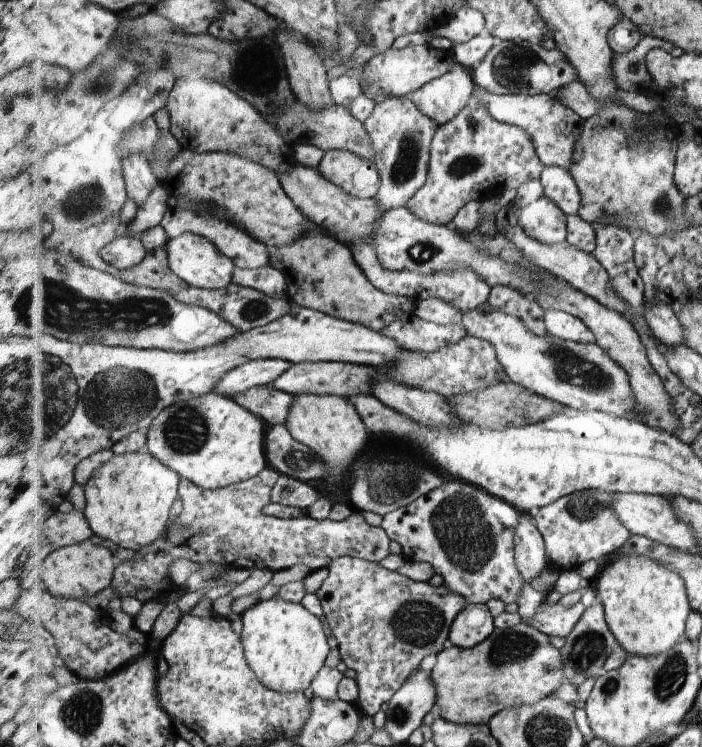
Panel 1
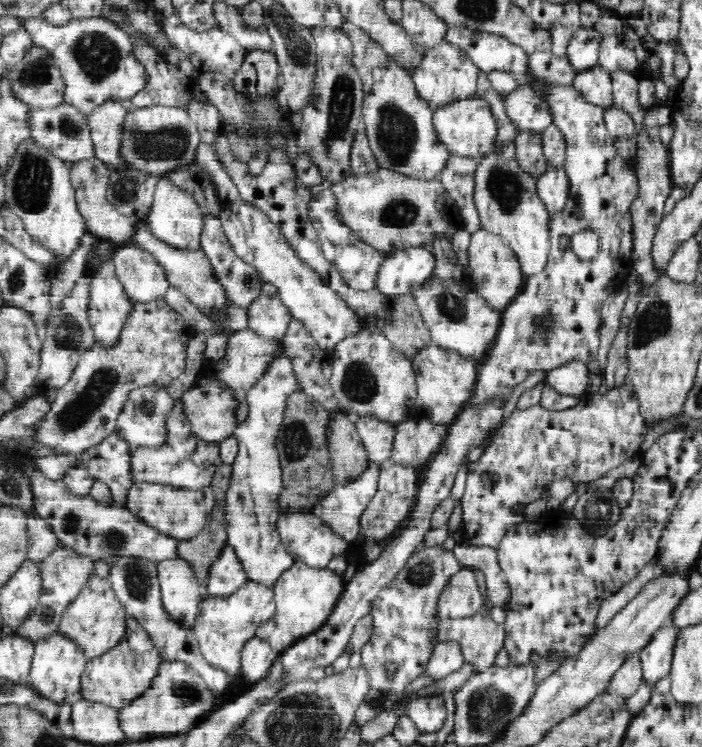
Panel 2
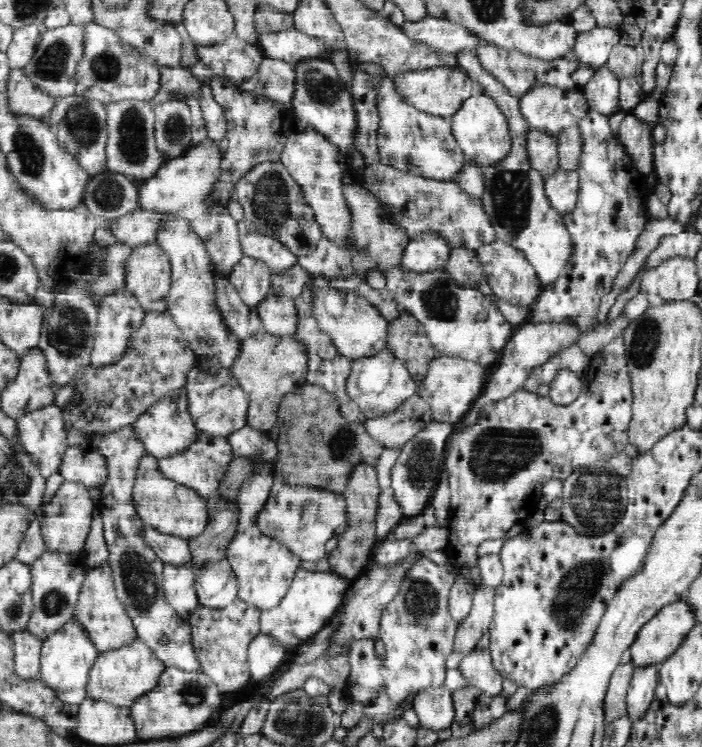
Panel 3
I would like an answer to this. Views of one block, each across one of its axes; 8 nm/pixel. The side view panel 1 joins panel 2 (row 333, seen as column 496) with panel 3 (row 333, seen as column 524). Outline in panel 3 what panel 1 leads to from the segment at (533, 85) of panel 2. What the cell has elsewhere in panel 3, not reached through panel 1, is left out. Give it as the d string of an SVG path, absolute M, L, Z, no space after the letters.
M589 107L576 124L581 136L581 153L575 171L579 177L578 200L576 200L576 208L562 217L565 229L572 238L573 250L564 266L564 271L560 272L553 283L543 285L542 290L533 300L526 320L528 325L543 323L574 325L579 334L590 332L596 326L600 326L598 310L600 310L602 296L610 293L618 272L636 248L640 234L644 232L645 218L649 212L647 200L650 196L650 188L646 185L646 176L634 170L629 154L618 137L612 133L608 120L609 116Z

